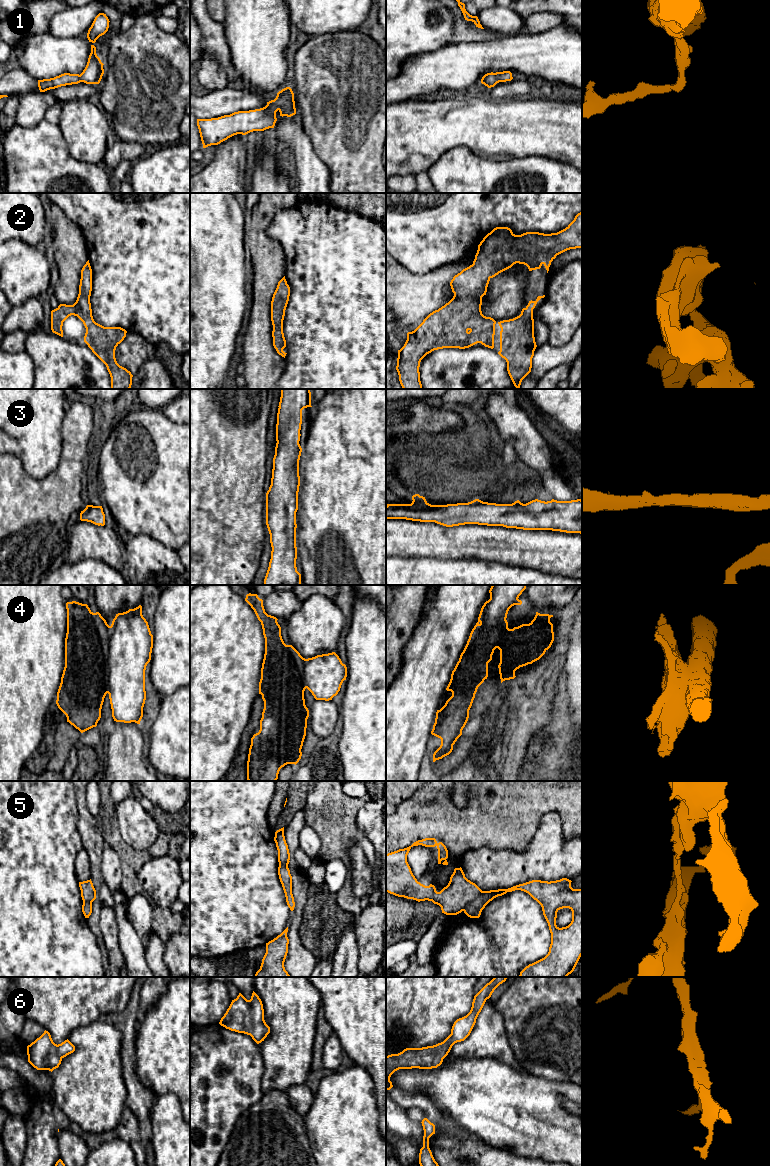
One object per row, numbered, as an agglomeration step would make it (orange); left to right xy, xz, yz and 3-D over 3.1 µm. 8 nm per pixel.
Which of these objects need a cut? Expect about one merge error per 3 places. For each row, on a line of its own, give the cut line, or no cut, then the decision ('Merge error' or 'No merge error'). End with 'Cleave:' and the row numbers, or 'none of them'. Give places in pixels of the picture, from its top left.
1: No split. No merge error
2: No split. No merge error
3: No split. No merge error
4: Split along xy (110, 626), (107, 692). Merge error
5: Split along yz (482, 891), (463, 910). Merge error
6: No split. No merge error
Cleave: 4, 5

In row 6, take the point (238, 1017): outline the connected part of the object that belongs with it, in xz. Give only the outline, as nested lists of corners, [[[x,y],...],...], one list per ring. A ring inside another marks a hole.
[[[254,991],[250,1000],[239,993],[219,1024],[231,1031],[250,1035],[257,1044],[264,1041],[270,1033],[270,1027],[264,1020],[262,1001]]]

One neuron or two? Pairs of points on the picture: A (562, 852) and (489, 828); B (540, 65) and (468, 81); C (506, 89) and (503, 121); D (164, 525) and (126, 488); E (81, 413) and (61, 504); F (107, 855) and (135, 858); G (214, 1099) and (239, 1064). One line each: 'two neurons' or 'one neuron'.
A: two neurons
B: one neuron
C: two neurons
D: one neuron
E: one neuron
F: two neurons
G: one neuron

